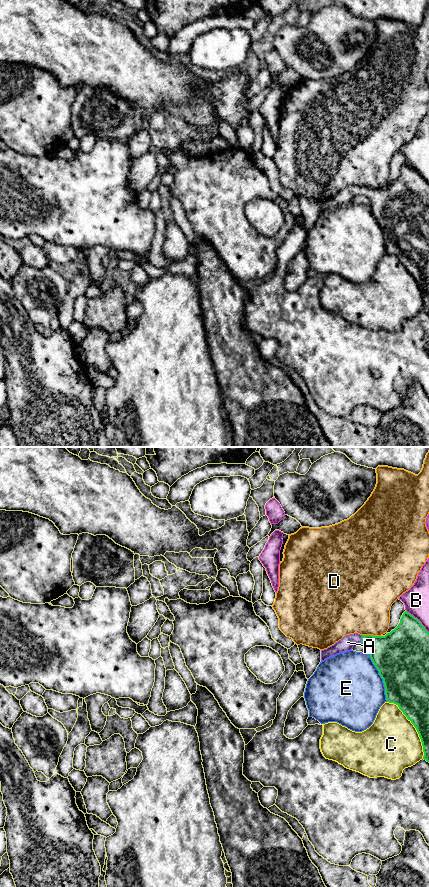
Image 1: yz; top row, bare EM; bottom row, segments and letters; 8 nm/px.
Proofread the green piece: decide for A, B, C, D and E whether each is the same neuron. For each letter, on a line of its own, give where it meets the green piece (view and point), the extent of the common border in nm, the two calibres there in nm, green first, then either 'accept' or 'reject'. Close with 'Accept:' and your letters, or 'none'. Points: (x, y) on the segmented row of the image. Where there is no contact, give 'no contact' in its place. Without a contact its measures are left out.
A: yz (361, 639) | 70 nm | 300/110 nm | accept
B: yz (418, 620) | 260 nm | 360/200 nm | reject
C: yz (414, 726) | 550 nm | 280/440 nm | reject
D: yz (371, 635) | 150 nm | 360/440 nm | reject
E: yz (381, 677) | 420 nm | 440/480 nm | reject
Accept: A

